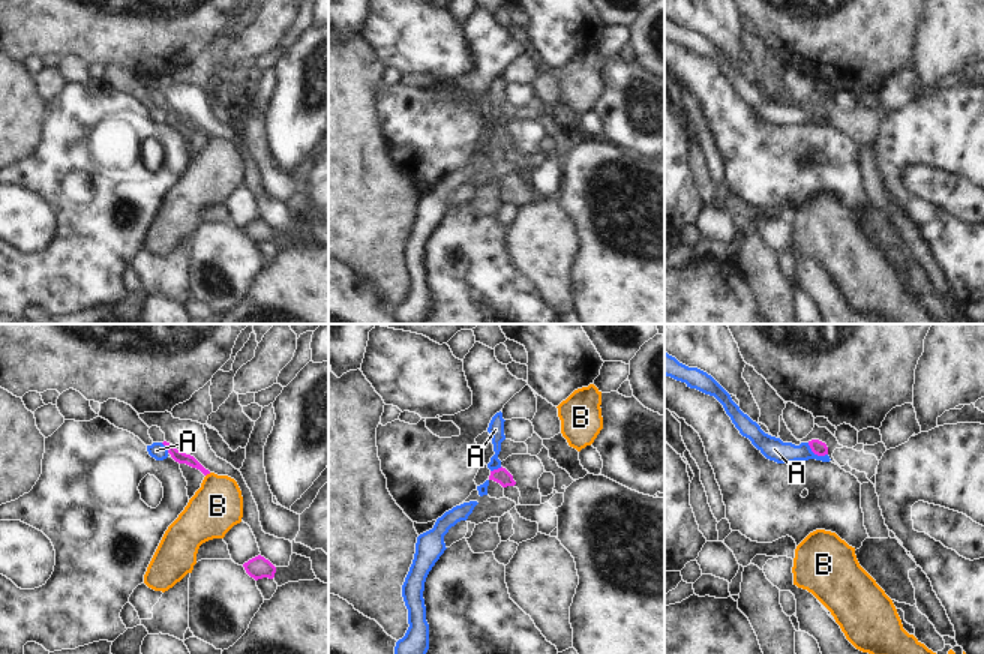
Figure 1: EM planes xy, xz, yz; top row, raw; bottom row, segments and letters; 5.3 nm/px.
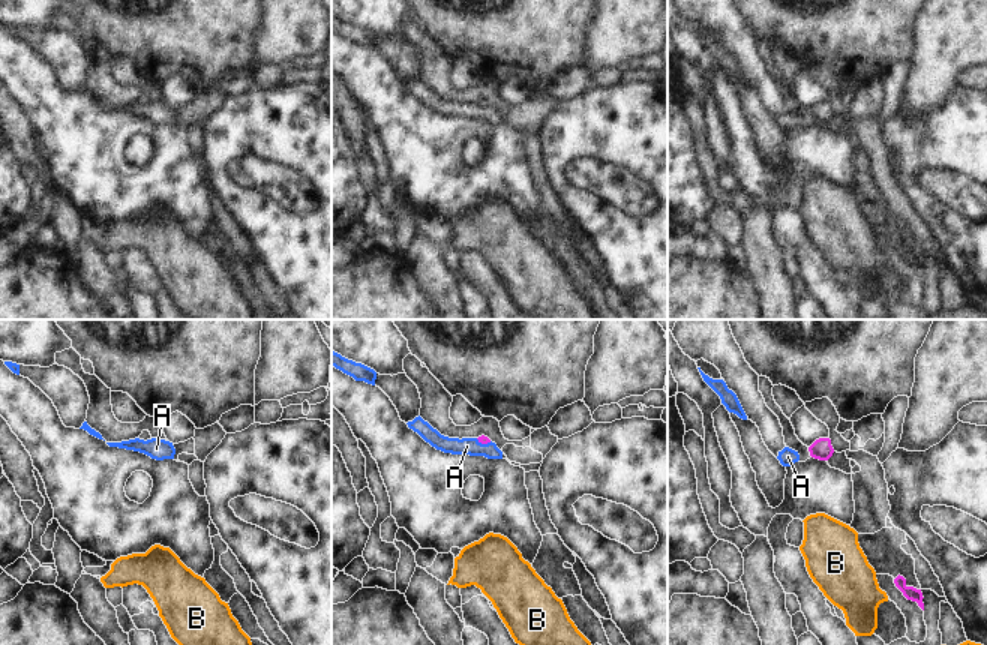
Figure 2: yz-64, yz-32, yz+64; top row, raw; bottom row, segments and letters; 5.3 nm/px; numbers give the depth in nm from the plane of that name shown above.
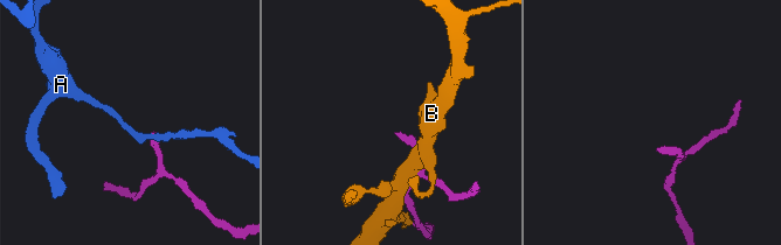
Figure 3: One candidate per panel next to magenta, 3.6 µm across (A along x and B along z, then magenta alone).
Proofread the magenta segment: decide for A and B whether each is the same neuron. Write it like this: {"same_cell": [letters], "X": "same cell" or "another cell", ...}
{"same_cell": [], "A": "another cell", "B": "another cell"}

